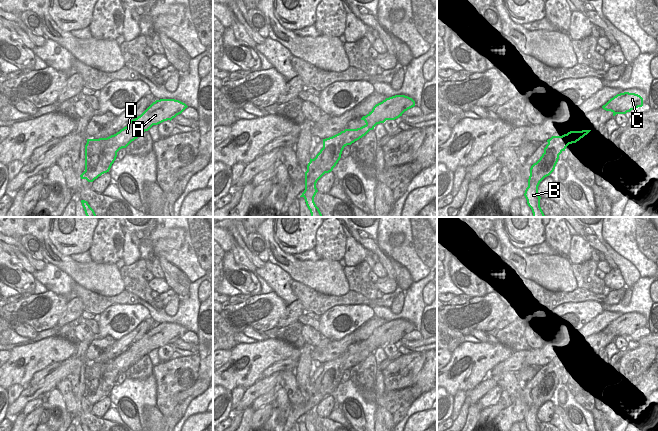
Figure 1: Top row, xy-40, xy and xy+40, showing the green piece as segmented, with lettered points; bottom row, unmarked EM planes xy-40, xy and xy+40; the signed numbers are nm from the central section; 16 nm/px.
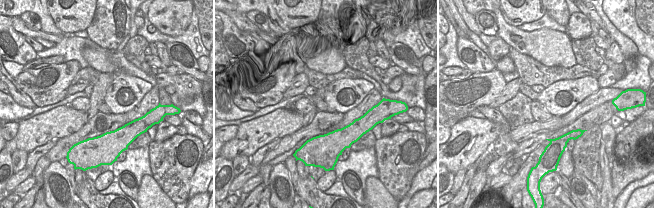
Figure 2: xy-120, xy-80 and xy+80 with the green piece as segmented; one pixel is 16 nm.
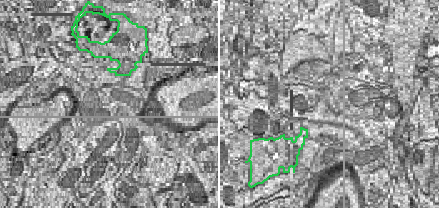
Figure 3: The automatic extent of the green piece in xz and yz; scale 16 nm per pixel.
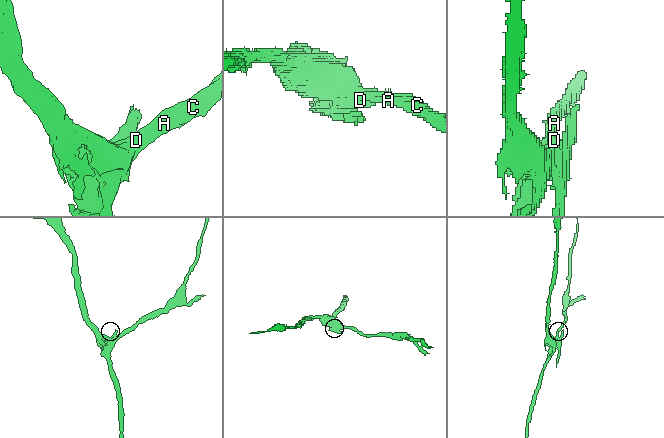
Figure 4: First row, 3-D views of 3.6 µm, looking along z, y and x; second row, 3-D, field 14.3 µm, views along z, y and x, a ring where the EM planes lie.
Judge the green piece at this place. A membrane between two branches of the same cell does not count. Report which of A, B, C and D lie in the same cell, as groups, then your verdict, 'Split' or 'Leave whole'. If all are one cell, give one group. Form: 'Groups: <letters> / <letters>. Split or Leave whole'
Groups: A C D / B. Split.

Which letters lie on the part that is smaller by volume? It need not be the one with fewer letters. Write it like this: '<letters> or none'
B

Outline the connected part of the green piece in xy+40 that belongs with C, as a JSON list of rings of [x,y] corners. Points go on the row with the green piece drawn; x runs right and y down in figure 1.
[[[624,92],[611,98],[602,108],[616,114],[626,114],[631,110],[643,106],[643,98],[635,93]]]

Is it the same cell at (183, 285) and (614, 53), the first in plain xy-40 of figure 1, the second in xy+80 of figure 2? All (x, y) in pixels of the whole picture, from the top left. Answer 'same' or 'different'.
different

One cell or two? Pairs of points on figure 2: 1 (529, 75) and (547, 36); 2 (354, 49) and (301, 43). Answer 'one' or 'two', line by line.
1: two
2: two

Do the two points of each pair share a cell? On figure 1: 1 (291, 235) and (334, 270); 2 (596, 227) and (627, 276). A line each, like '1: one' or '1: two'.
1: two
2: one

